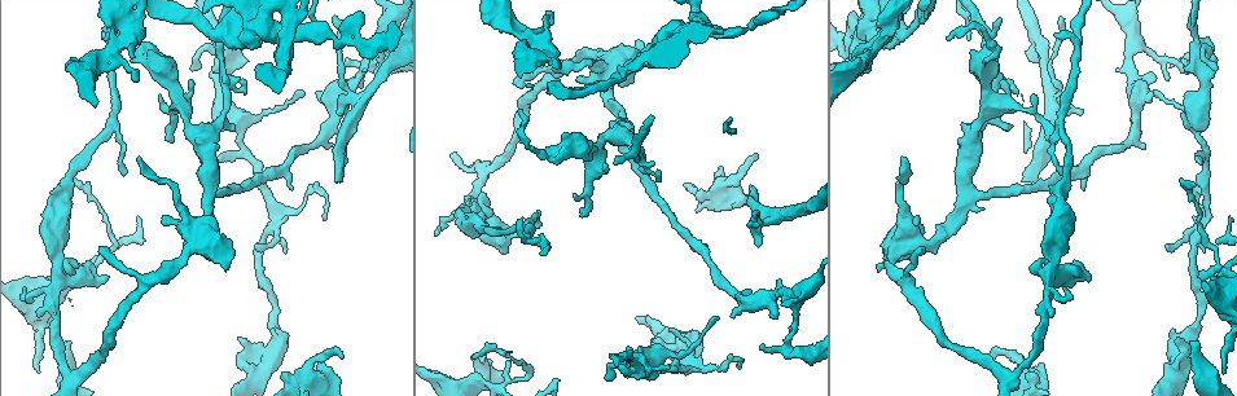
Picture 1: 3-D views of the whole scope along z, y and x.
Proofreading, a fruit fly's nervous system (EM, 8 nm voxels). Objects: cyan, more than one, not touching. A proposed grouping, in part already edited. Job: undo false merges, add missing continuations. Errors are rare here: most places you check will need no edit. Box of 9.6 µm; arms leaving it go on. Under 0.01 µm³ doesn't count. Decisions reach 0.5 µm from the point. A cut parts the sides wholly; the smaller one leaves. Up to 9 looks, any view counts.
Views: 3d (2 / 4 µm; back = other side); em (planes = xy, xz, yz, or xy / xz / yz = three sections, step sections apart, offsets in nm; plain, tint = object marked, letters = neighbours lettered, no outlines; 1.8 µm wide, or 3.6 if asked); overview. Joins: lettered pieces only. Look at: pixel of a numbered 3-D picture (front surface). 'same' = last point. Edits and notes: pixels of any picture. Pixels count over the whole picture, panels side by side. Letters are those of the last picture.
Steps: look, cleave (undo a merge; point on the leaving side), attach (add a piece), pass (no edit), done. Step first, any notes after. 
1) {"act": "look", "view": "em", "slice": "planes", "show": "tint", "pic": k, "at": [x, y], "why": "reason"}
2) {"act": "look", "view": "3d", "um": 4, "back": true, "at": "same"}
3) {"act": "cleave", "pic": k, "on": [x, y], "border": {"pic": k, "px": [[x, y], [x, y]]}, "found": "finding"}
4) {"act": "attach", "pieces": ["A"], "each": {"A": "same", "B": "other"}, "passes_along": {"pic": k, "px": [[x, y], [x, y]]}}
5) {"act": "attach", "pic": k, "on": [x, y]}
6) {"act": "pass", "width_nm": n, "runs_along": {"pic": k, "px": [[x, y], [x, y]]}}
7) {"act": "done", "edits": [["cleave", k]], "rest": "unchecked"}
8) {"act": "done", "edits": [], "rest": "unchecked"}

{"act": "look", "view": "3d", "um": 4, "pic": 1, "at": [761, 245], "why": "branch stops here"}

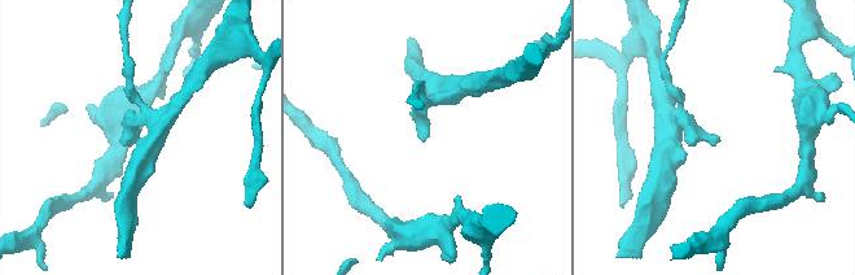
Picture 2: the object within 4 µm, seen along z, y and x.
{"act": "look", "view": "em", "slice": "planes", "show": "plain", "pic": 2, "at": [713, 134], "why": "need the tissue"}

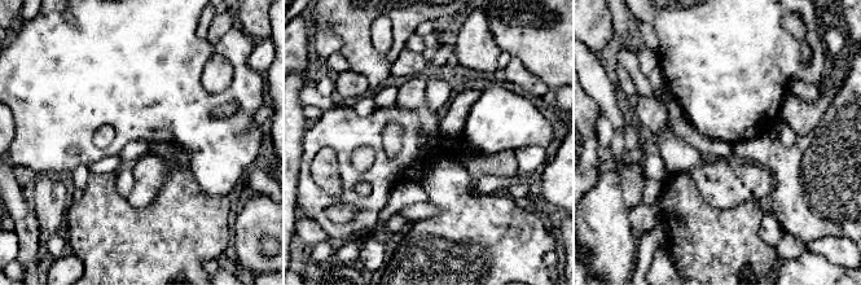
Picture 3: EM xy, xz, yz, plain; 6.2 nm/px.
{"act": "look", "view": "em", "slice": "planes", "show": "letters", "at": "same", "why": "what lies round it"}

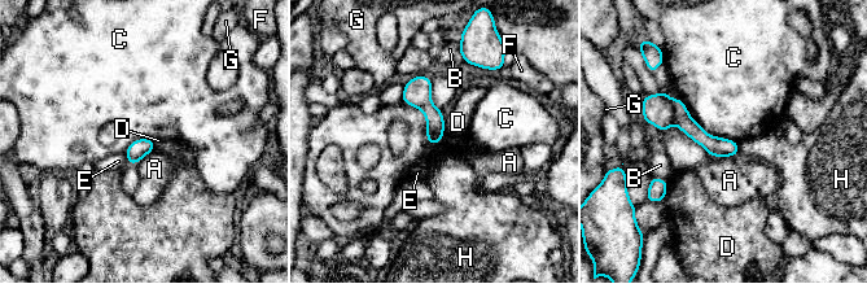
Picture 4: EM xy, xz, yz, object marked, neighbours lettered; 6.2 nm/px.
{"act": "pass", "width_nm": 120, "each": {"A": "other", "B": "other", "C": "other", "D": "other", "E": "other", "F": "other", "G": "other", "H": "other"}, "runs_along": {"pic": 4, "px": [[649, 119], [681, 118], [735, 152]]}, "found": "no lettered piece goes on from it"}

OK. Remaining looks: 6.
{"act": "look", "view": "em", "slice": "xz", "step": 16, "show": "tint", "pic": 1, "at": [749, 185], "why": "branch stops here"}

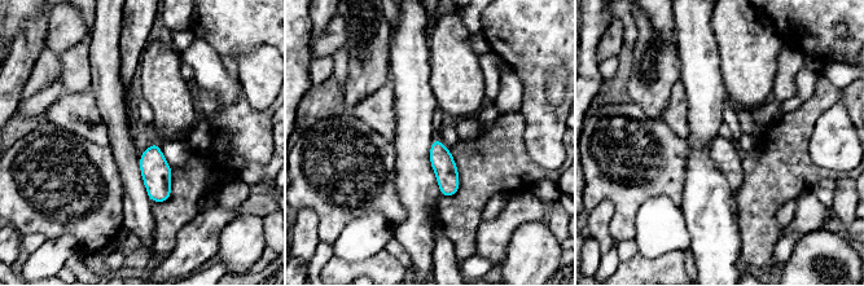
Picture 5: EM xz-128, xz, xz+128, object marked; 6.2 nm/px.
{"act": "look", "view": "em", "slice": "planes", "show": "letters", "at": "same"}

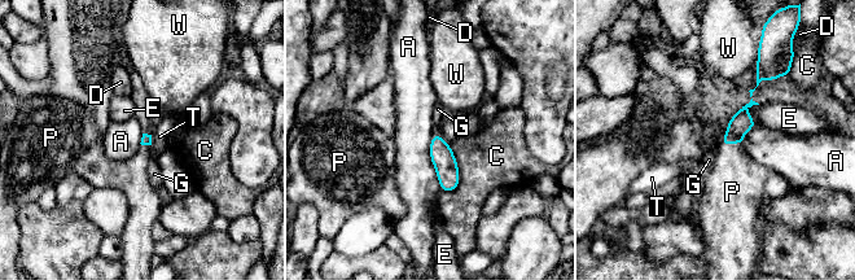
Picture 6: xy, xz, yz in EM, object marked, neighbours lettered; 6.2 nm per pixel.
{"act": "attach", "pic": 6, "on": [735, 183], "each": {"A": "other", "C": "other", "D": "other", "E": "other", "G": "other", "P": "same", "T": "other", "W": "other"}, "found": "the neuron continues"}

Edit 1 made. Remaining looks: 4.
{"act": "look", "view": "3d", "um": 4, "pic": 1, "at": [1047, 280], "why": "abrupt turn"}

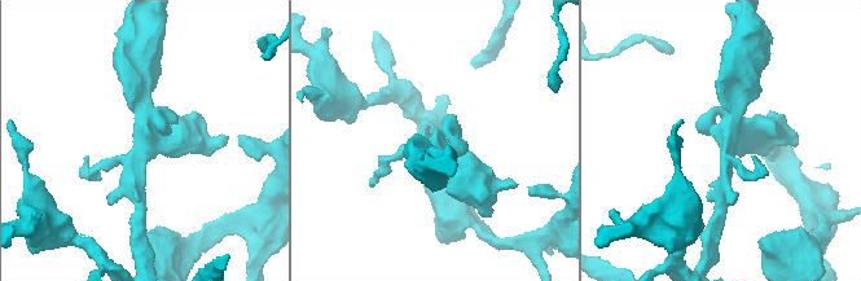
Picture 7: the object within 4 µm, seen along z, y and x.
{"act": "look", "view": "em", "slice": "yz", "step": 16, "show": "tint", "pic": 7, "at": [146, 141]}

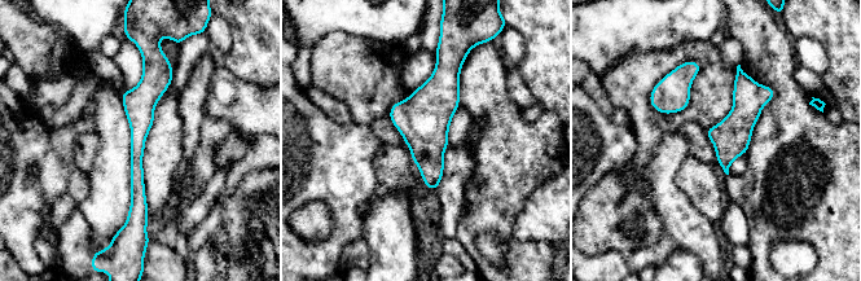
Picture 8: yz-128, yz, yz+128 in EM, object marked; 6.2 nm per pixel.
{"act": "look", "view": "em", "slice": "planes", "show": "letters", "at": "same"}

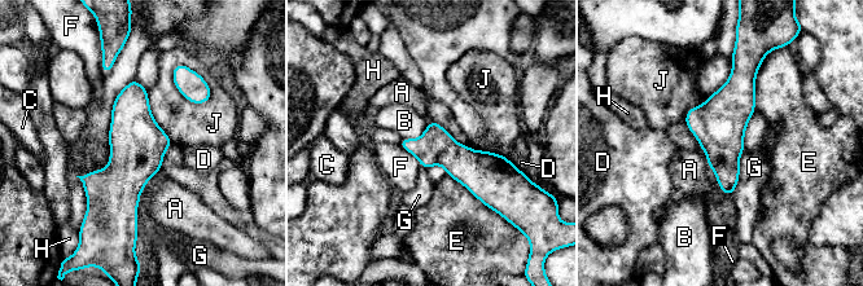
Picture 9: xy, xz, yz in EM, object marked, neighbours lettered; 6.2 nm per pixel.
{"act": "pass", "width_nm": 240, "each": {"A": "other", "B": "other", "C": "other", "D": "other", "E": "other", "F": "other", "G": "other", "H": "other", "J": "other"}, "border": {"pic": 9, "px": [[430, 120], [417, 137], [402, 139]]}, "found": "all the same neuron"}

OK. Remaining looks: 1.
{"act": "look", "view": "em", "um": 3.6, "slice": "planes", "show": "letters", "pic": 1, "at": [65, 343]}

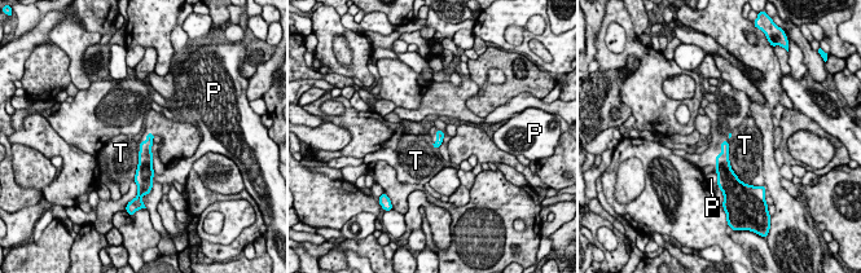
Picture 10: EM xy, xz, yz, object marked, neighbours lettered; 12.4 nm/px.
{"act": "pass", "each": {"P": "other", "T": "other"}, "runs_along": {"pic": 10, "px": [[149, 136], [141, 175]]}, "found": "none of them fits"}

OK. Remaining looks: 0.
{"act": "done", "edits": [["attach", 6]], "rest": "unchecked"}

